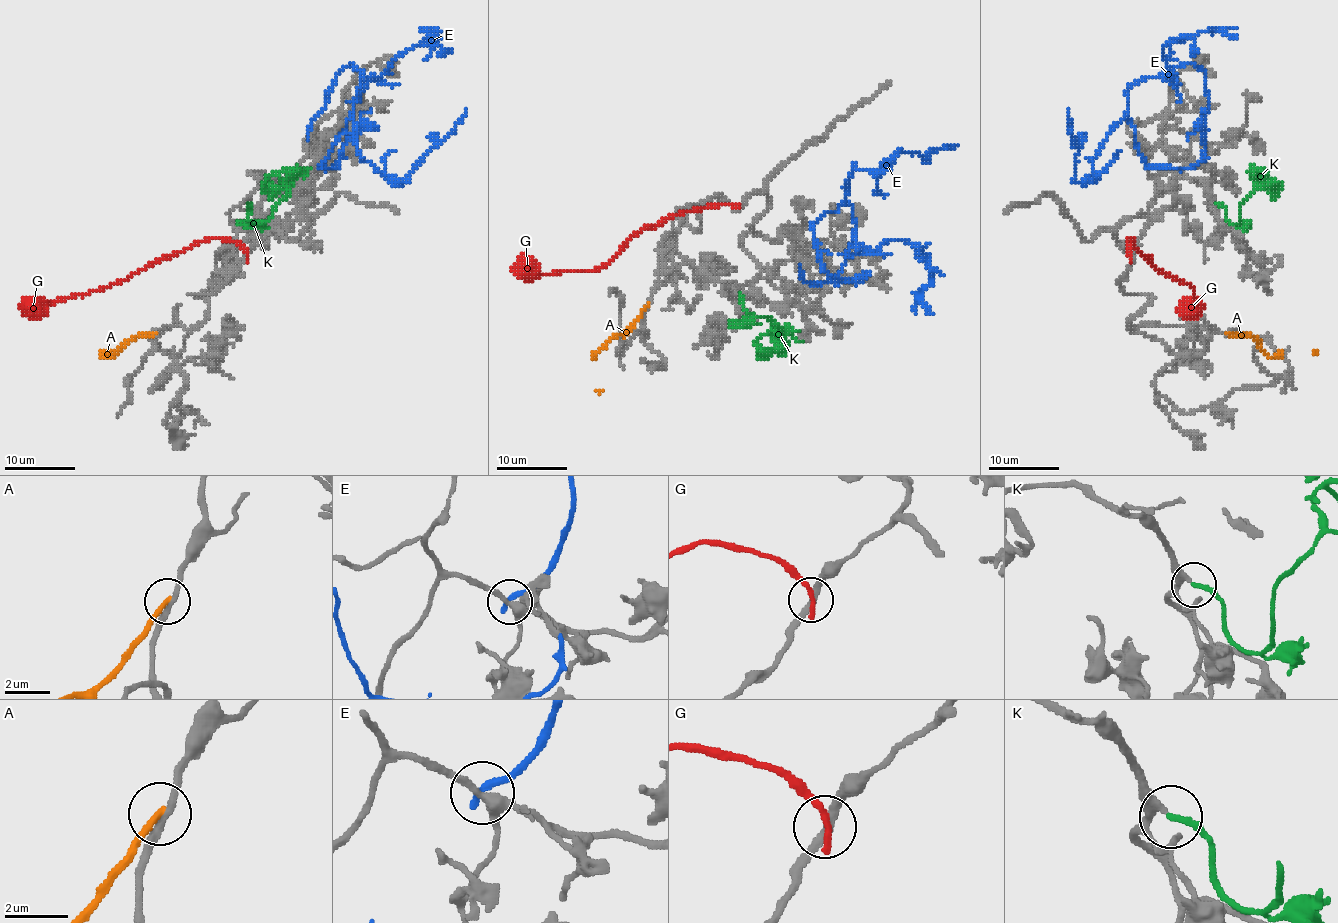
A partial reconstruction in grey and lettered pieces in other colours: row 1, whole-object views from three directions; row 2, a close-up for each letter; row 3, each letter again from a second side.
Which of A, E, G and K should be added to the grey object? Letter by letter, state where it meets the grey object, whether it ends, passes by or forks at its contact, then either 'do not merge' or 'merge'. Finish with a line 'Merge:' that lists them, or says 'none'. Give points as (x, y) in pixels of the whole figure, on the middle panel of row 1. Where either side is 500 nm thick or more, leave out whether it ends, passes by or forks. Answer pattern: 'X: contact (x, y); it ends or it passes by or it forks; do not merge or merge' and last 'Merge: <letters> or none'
A: contact (647, 306); it ends; do not merge
E: contact (799, 265); it ends; do not merge
G: contact (739, 206); it ends; do not merge
K: contact (739, 292); it ends; merge
Merge: K

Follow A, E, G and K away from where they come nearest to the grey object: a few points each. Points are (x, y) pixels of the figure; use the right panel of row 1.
A: (1228, 334), (1251, 335), (1274, 356), (1277, 353), (1312, 353), (1316, 349)
E: (1188, 135), (1207, 105), (1191, 63), (1126, 90), (1095, 177), (1075, 179), (1067, 109)
G: (1130, 255), (1128, 242), (1132, 237), (1135, 248), (1153, 263), (1191, 288), (1196, 299), (1195, 309)
K: (1216, 204), (1235, 225), (1240, 202), (1254, 186), (1253, 176), (1267, 174), (1256, 176), (1265, 169)

